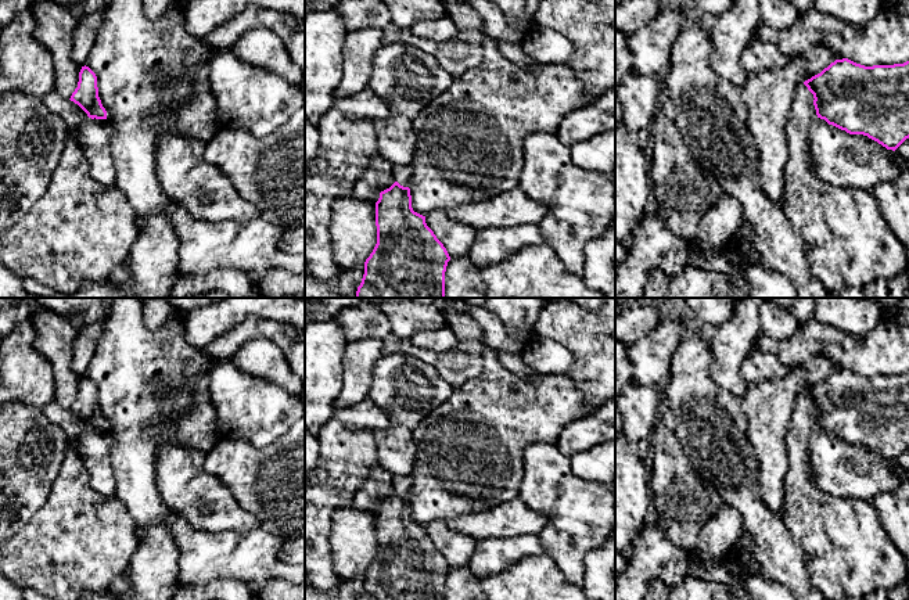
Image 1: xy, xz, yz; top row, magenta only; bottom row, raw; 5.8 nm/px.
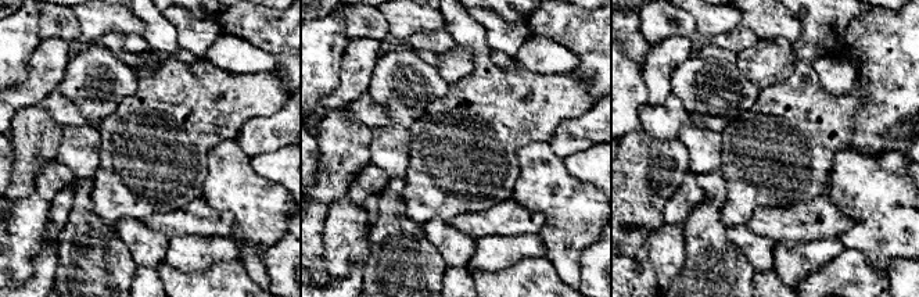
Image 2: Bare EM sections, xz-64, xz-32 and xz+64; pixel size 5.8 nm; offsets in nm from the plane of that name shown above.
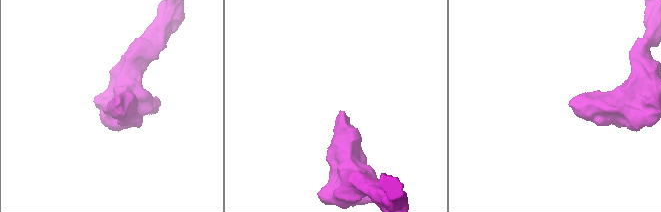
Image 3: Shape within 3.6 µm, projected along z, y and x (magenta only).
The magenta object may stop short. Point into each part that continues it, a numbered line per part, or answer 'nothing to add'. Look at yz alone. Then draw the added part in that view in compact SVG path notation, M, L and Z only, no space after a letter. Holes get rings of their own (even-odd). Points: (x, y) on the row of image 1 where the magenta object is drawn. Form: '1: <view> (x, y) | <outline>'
1: yz (847, 243) | M801 83L788 111L783 211L801 240L812 273L829 292L844 287L865 288L879 279L890 281L908 267L906 249L883 219L872 191L836 187L816 175L809 150L809 133L818 118L813 100Z

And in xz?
1: xz (402, 173) | M395 165L394 166L394 180L403 187L409 187L413 177L413 165Z

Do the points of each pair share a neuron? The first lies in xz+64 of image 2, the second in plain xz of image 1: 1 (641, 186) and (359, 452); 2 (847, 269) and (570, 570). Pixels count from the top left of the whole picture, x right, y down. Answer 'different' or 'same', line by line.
1: same
2: different

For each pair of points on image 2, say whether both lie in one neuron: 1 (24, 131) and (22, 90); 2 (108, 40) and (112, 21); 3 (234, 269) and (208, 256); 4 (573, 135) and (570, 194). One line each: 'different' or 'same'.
1: different
2: different
3: different
4: different

